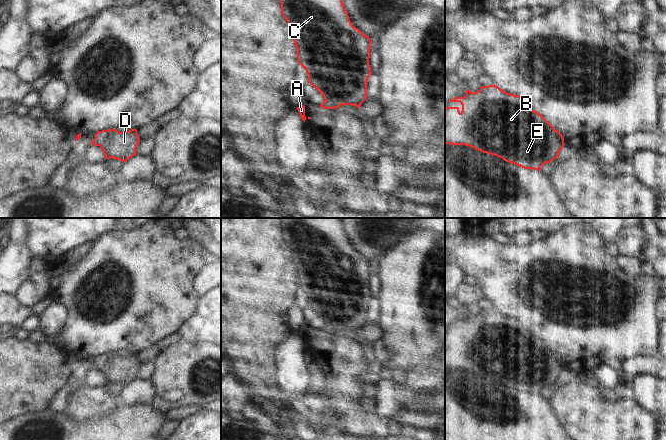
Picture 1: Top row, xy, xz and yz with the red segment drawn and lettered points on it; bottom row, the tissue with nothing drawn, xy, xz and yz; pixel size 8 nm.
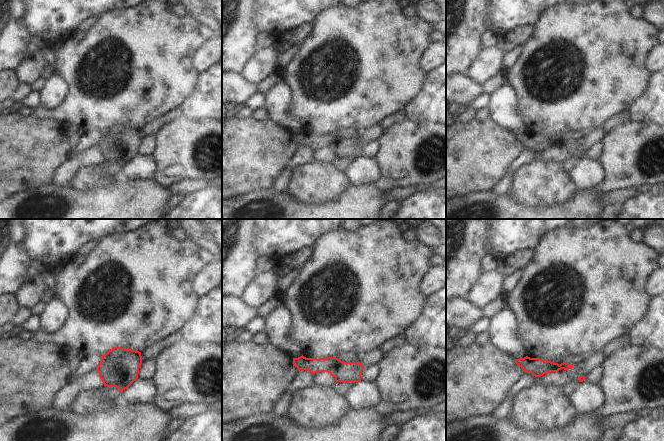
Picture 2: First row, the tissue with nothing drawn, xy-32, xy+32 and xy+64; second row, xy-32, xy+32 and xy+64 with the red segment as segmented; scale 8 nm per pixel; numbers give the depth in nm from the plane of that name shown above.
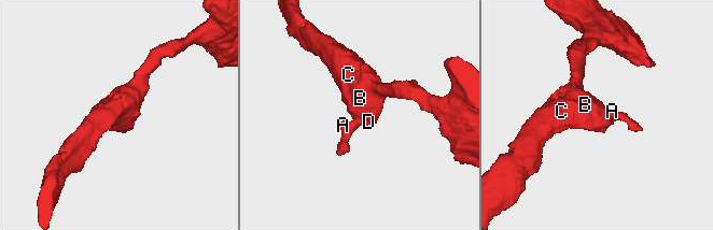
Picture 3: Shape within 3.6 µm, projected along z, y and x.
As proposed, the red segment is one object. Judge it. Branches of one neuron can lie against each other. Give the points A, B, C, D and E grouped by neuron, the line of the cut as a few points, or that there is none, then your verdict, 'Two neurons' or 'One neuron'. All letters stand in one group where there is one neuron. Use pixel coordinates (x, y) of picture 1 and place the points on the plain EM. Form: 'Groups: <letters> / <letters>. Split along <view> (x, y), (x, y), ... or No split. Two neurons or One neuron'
Groups: A B C D E. No split. One neuron.

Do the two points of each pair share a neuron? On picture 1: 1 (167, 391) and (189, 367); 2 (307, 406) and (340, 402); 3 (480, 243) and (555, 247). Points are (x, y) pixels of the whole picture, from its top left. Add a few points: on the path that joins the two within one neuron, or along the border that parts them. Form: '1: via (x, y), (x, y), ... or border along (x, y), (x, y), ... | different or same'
1: via (173, 385), (185, 373) | same
2: border along (318, 394), (333, 411), (319, 425) | different
3: via (499, 255), (536, 255) | same

